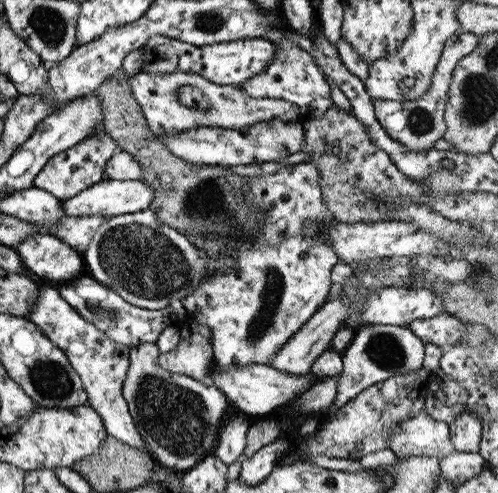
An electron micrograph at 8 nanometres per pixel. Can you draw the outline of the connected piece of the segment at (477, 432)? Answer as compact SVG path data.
M466 412L449 424L449 434L451 443L458 452L477 452L482 436L482 423L474 413Z

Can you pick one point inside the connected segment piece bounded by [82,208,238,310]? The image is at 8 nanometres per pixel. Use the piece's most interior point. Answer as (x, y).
(136, 255)

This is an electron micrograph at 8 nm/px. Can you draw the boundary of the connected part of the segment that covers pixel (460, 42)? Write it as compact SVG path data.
M456 32L446 40L440 60L434 72L434 80L424 97L413 101L376 100L373 105L376 117L385 133L396 142L403 144L412 152L434 149L437 140L445 135L447 124L445 121L445 108L449 99L449 86L454 74L454 68L463 56L470 54L476 48L479 36L471 32Z

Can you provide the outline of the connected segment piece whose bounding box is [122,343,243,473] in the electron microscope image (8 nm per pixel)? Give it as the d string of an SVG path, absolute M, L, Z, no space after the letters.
M156 343L131 348L122 397L126 399L134 426L158 464L172 472L184 473L206 455L214 453L219 428L225 423L225 418L243 413L214 385L159 368L159 355Z

